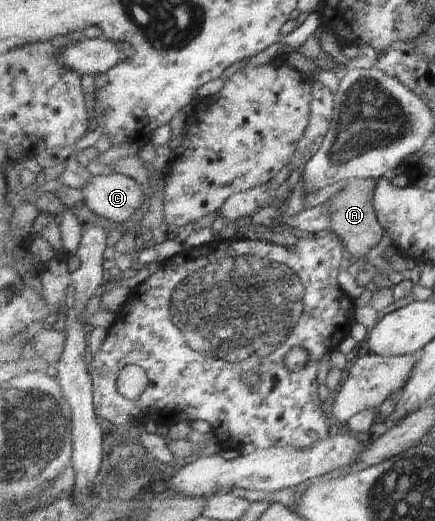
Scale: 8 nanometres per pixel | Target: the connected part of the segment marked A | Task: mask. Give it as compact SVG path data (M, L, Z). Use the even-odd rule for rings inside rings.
M362 178L347 181L337 194L328 199L329 225L327 231L338 235L338 240L354 257L362 260L384 237L384 227L377 218L374 200L377 188L376 178Z

